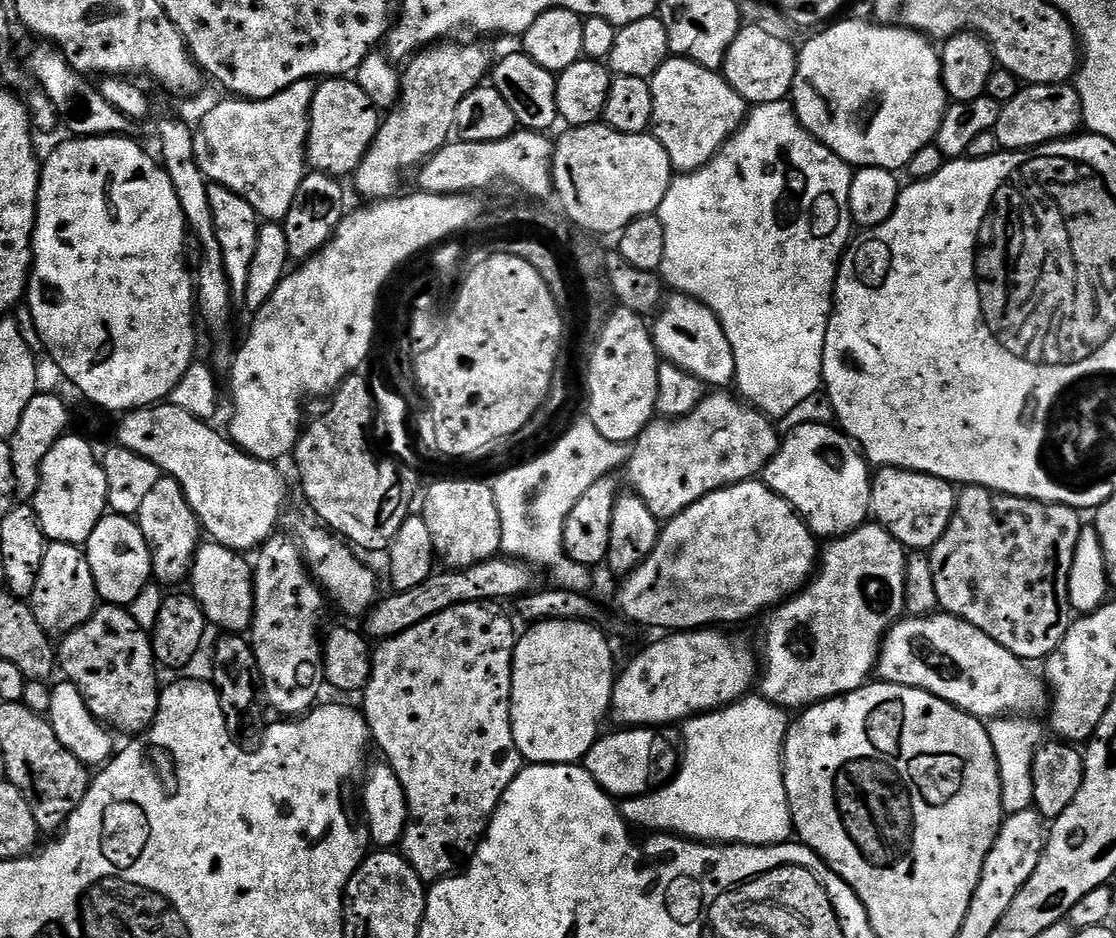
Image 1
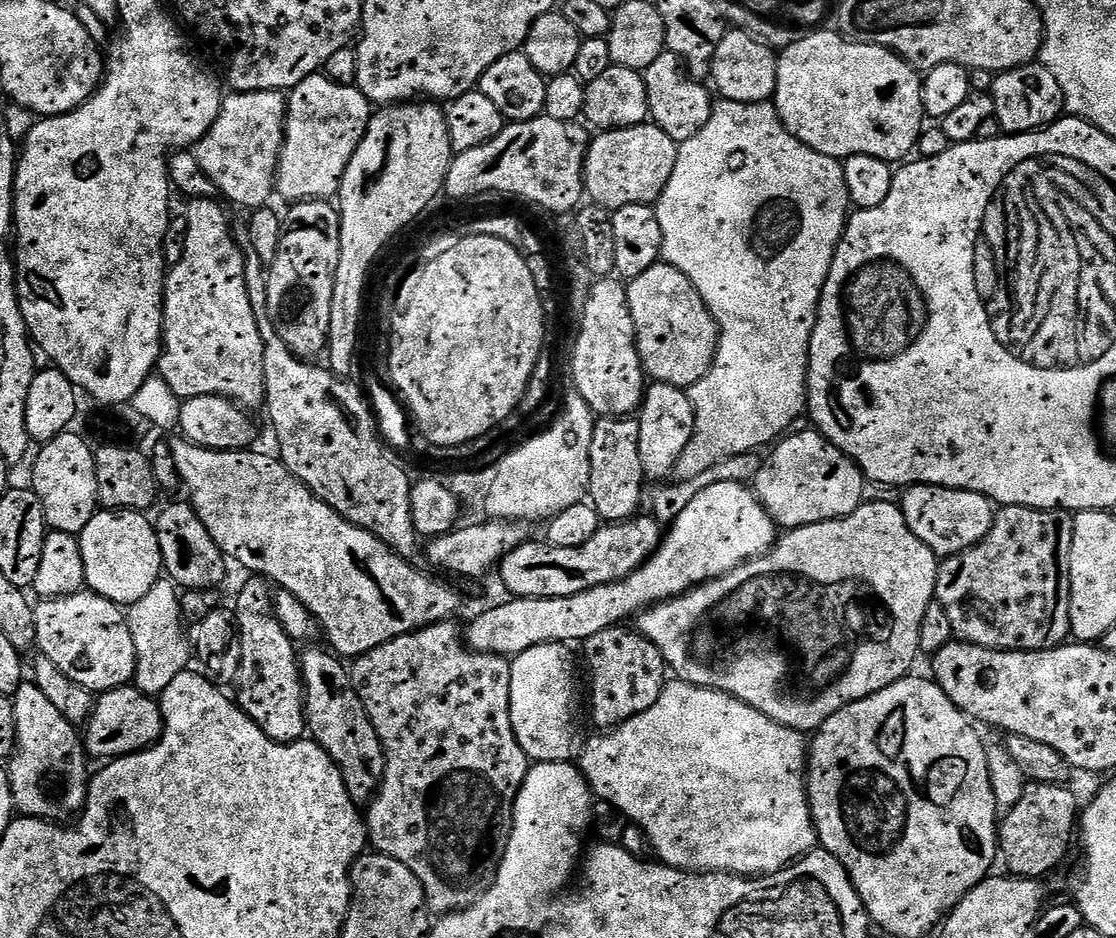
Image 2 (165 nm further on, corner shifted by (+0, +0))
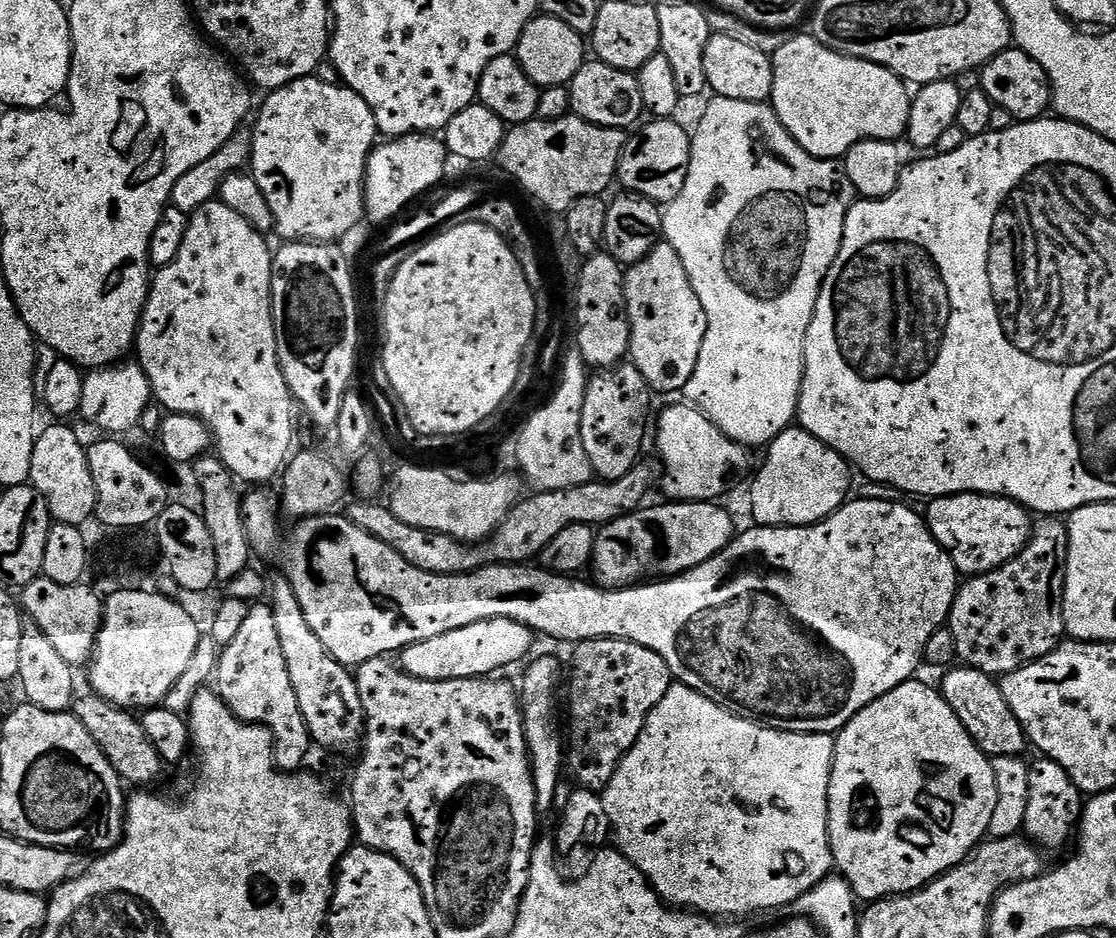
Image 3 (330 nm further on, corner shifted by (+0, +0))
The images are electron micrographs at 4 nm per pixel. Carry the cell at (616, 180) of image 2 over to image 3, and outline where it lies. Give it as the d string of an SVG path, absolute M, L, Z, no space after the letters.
M656 118L651 122L653 124L645 123L637 136L627 137L620 159L618 184L629 193L666 206L678 198L678 194L682 194L682 186L686 186L686 174L692 161L692 137L689 129L684 129L676 118Z

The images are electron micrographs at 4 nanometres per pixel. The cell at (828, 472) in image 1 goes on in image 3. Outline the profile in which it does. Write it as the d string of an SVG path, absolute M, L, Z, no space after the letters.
M793 426L778 434L767 445L768 457L764 465L755 473L756 481L752 484L752 516L757 525L765 528L805 528L808 524L833 516L849 499L848 491L852 488L853 469L842 454L838 454L826 442L814 438L804 428Z

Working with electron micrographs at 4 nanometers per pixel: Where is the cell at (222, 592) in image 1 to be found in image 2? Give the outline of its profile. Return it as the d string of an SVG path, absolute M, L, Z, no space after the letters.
M191 503L172 504L160 517L155 517L158 546L161 547L163 571L181 589L219 589L224 580L224 556L217 537L202 526Z

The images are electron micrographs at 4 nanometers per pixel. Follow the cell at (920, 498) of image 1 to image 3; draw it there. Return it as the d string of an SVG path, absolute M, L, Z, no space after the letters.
M959 492L956 496L935 497L929 504L932 505L926 511L928 528L956 563L956 571L968 578L1010 562L1032 537L1034 520L1028 509L1004 496Z

